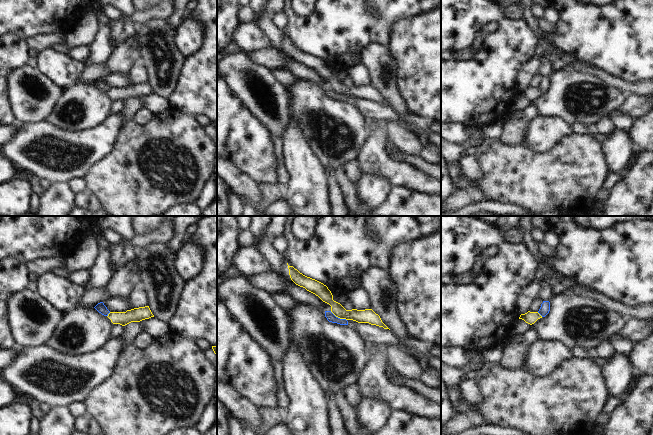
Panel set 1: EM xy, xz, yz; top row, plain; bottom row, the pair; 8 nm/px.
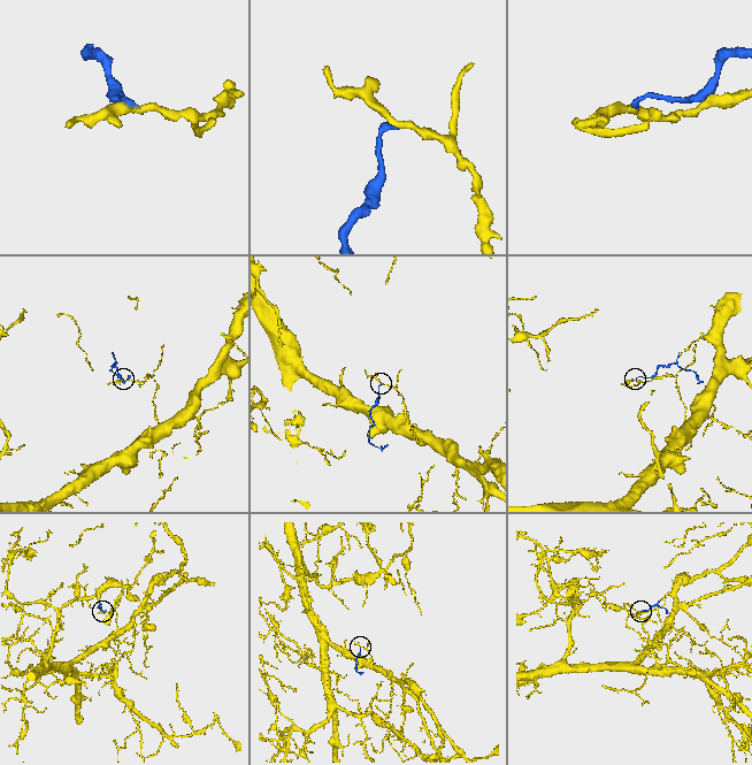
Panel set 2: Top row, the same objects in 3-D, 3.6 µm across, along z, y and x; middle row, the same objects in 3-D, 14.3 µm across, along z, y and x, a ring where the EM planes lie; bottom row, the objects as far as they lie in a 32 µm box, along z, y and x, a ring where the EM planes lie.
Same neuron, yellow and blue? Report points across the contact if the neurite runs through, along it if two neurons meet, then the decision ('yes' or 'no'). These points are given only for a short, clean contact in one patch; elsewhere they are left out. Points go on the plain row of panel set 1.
along xz (330, 87), (346, 96) | no

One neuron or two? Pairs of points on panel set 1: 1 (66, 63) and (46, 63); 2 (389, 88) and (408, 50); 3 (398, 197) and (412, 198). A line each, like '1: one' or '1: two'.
1: one
2: two
3: one

